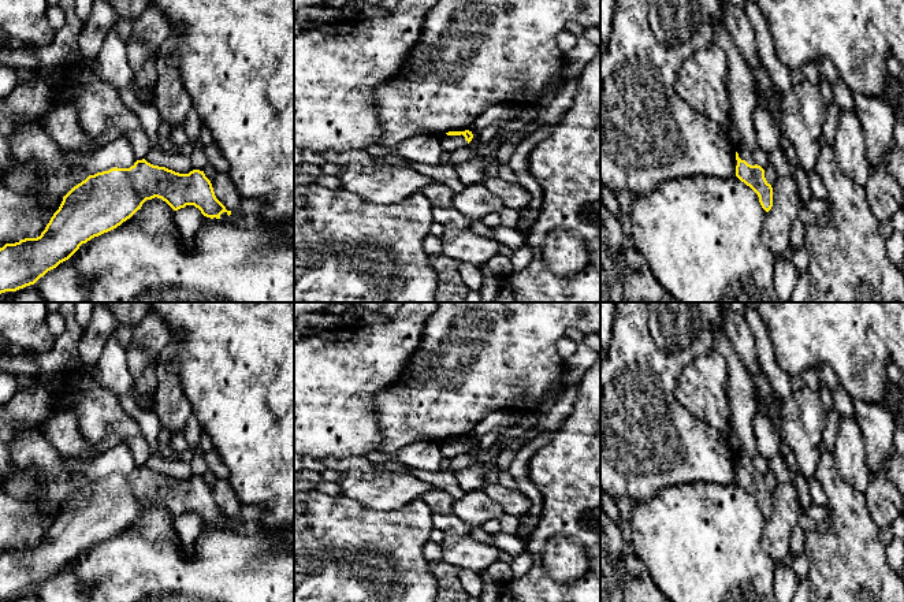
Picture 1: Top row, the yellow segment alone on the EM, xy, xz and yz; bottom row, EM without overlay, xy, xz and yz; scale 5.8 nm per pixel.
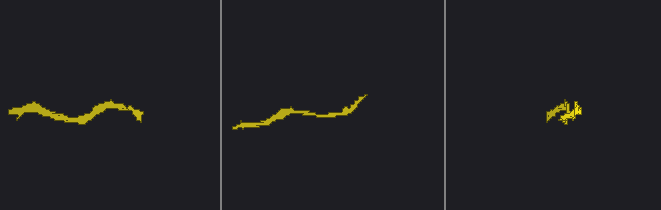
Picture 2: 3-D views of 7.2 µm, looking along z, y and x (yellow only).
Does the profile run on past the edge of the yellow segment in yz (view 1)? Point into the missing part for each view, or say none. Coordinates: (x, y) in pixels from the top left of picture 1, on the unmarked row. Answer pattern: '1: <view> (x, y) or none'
1: none

